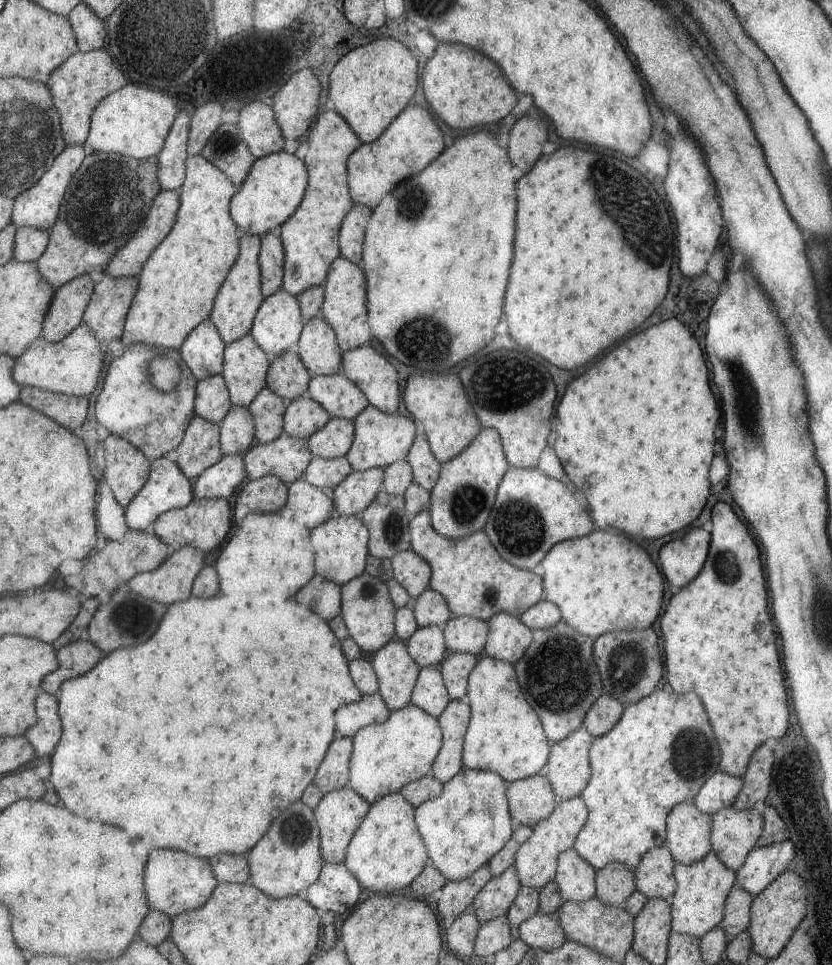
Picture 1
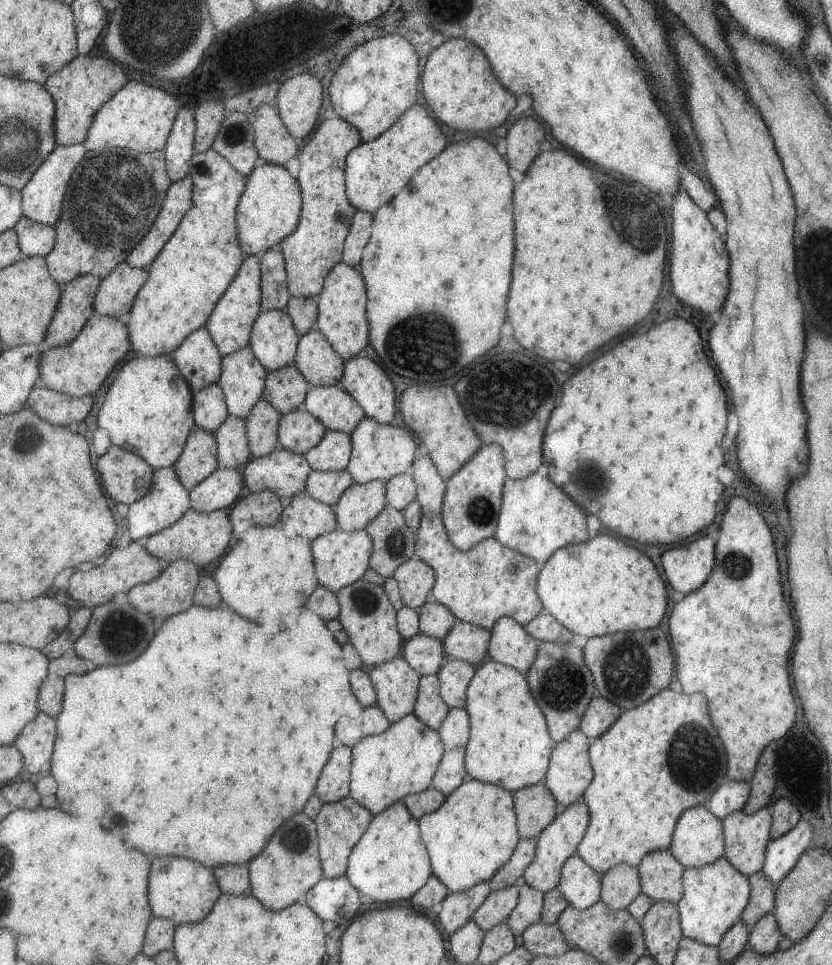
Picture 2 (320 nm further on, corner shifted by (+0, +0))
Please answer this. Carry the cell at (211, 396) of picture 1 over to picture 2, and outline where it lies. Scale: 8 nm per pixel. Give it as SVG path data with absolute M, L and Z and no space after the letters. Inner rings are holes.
M218 383L204 386L192 395L192 415L195 426L205 432L215 432L228 415L224 394Z

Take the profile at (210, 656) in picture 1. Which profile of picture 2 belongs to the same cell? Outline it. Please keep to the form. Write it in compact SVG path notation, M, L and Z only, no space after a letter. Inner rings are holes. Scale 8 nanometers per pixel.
M192 604L186 611L161 620L157 623L157 632L151 638L149 646L137 660L133 659L121 666L95 667L82 675L64 676L62 707L55 719L56 737L49 762L50 775L57 782L59 808L77 816L91 814L91 818L99 820L105 830L121 834L121 844L125 846L125 850L137 850L137 854L145 854L147 862L167 854L181 856L212 869L221 865L249 862L263 850L273 830L277 830L277 826L281 826L281 822L285 822L293 814L301 812L305 800L314 793L319 772L333 750L335 722L343 714L356 717L363 709L357 699L353 698L347 684L350 671L343 666L341 648L331 632L327 632L325 622L309 612L305 606L295 608L295 620L291 616L291 620L275 624L273 634L267 634L263 626L237 616L229 608L208 609ZM269 682L275 682L271 686L281 686L281 682L287 682L295 688L267 688ZM267 690L287 690L287 694L269 694ZM281 702L287 706L273 706ZM89 796L97 796L97 802L87 802Z

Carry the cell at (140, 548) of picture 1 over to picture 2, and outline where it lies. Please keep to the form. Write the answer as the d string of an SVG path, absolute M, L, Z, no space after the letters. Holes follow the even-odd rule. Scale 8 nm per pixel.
M131 541L125 548L118 546L115 549L110 549L106 560L102 562L102 564L91 568L89 572L77 570L77 572L67 580L69 584L63 591L67 593L67 596L76 600L80 606L91 604L91 606L94 607L105 604L111 601L113 595L118 592L126 593L135 585L148 583L156 579L162 571L157 559L157 557L149 554L144 549L141 541Z

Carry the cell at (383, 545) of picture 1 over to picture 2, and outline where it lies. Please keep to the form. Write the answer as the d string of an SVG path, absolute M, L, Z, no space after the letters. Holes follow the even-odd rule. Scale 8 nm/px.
M386 504L377 516L370 520L364 531L371 537L372 551L368 560L368 567L373 569L384 579L391 577L393 571L402 563L415 558L414 532L405 524L401 511Z

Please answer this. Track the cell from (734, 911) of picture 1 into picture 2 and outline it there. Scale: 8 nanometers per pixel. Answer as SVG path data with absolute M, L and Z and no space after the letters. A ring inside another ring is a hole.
M761 871L750 874L750 893L747 906L741 913L741 920L751 929L762 916L771 913L774 907L776 886Z

